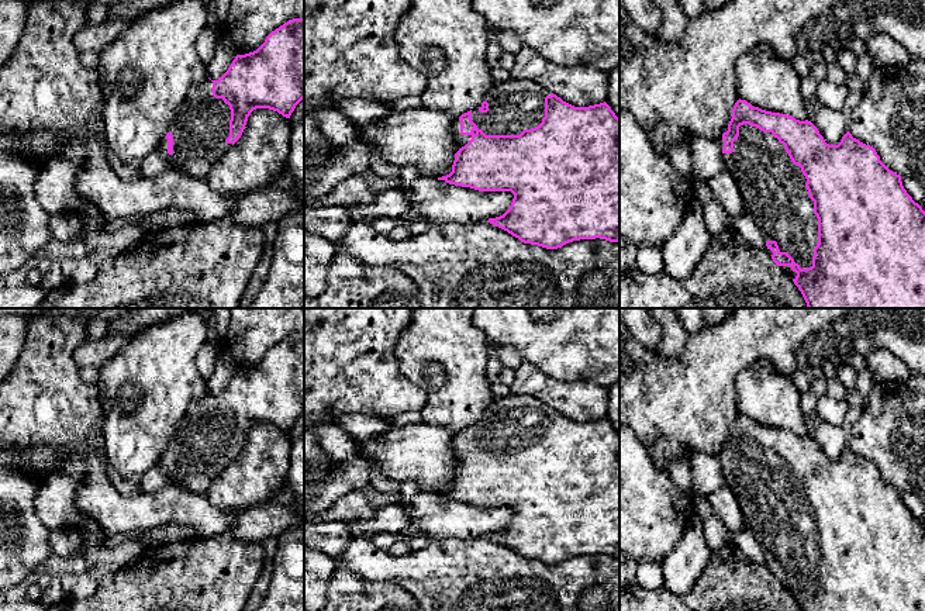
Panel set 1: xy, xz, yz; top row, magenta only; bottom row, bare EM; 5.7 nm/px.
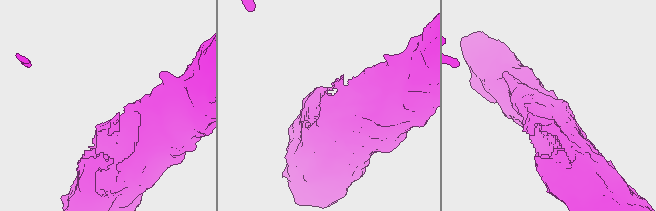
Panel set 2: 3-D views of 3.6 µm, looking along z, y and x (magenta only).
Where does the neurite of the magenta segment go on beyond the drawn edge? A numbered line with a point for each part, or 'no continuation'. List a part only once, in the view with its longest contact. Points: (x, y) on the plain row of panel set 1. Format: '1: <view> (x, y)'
1: yz (772, 503)

